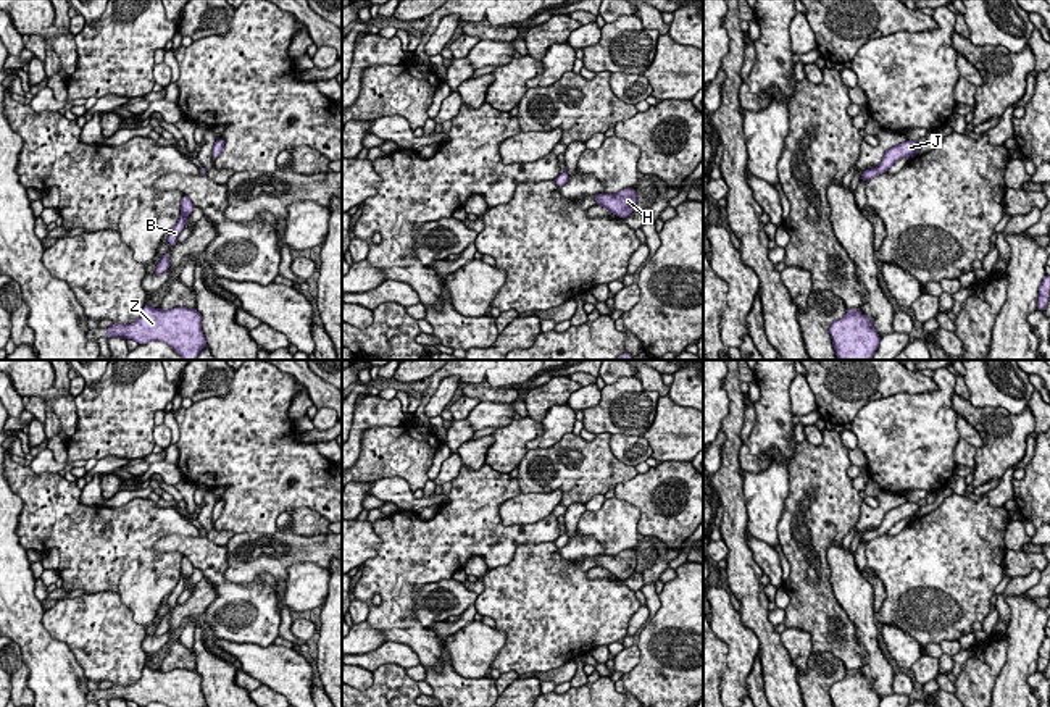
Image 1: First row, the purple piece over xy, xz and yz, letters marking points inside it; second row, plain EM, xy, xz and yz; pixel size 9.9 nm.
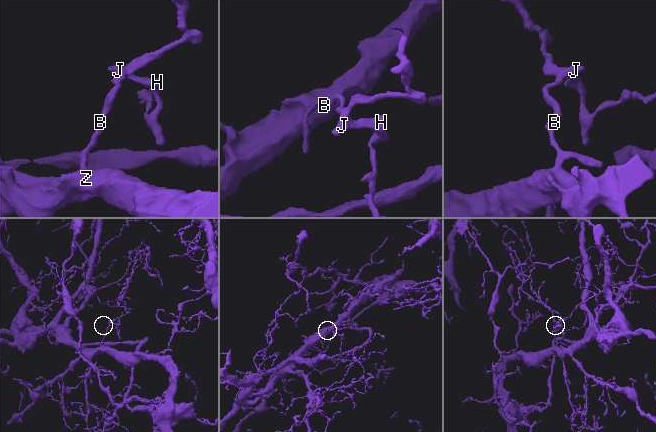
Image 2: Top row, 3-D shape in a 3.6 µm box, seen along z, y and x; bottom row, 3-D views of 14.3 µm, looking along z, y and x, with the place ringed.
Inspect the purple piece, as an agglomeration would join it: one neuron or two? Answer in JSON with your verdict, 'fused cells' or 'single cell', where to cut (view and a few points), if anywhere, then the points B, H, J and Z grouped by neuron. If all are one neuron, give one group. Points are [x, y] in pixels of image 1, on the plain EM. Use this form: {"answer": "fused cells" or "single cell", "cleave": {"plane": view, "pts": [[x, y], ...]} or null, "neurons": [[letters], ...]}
{"answer": "single cell", "cleave": null, "neurons": [["B", "H", "J", "Z"]]}

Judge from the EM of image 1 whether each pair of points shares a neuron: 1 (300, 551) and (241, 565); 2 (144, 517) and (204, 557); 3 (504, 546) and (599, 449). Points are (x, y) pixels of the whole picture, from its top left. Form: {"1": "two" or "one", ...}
{"1": "one", "2": "two", "3": "two"}

